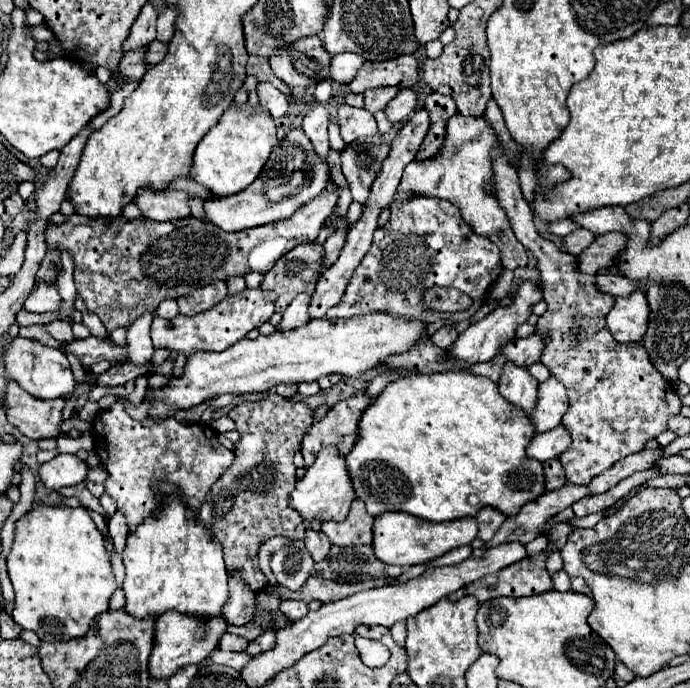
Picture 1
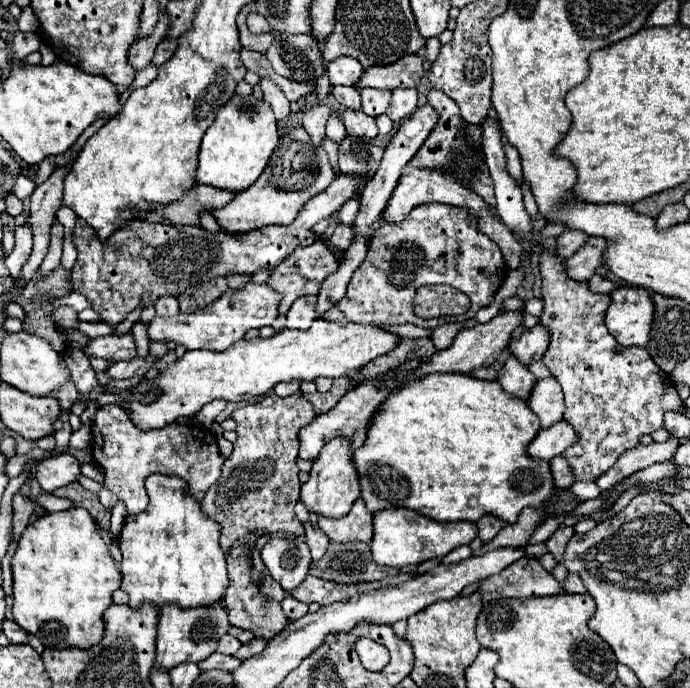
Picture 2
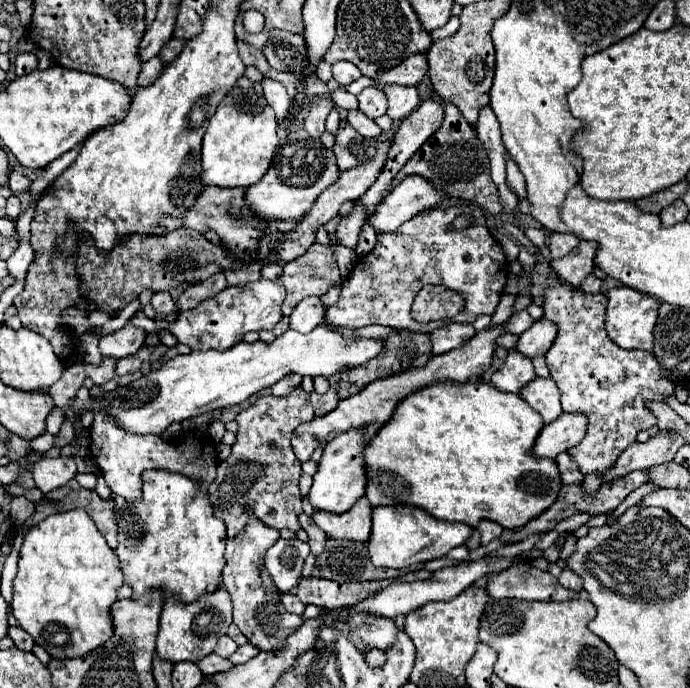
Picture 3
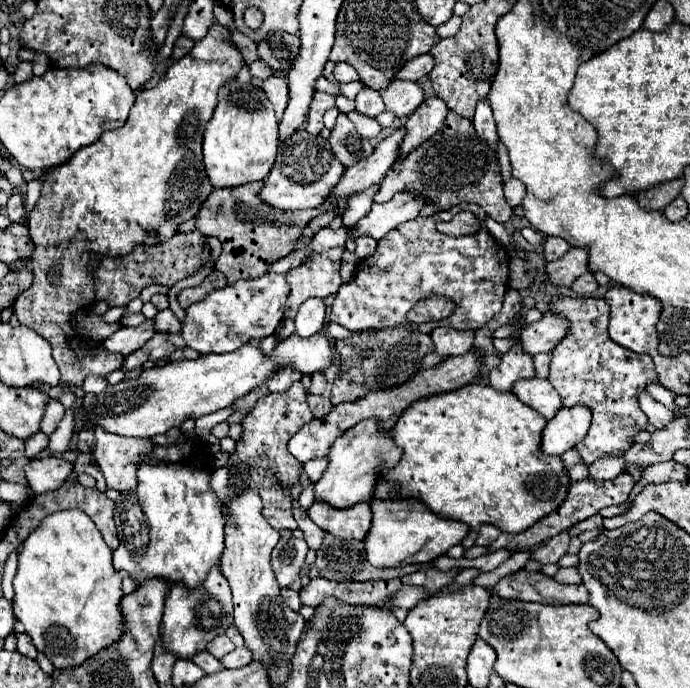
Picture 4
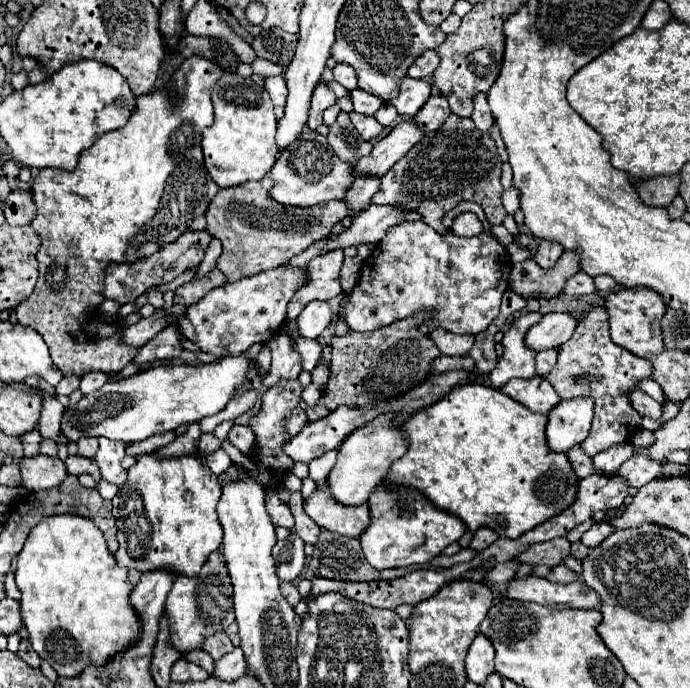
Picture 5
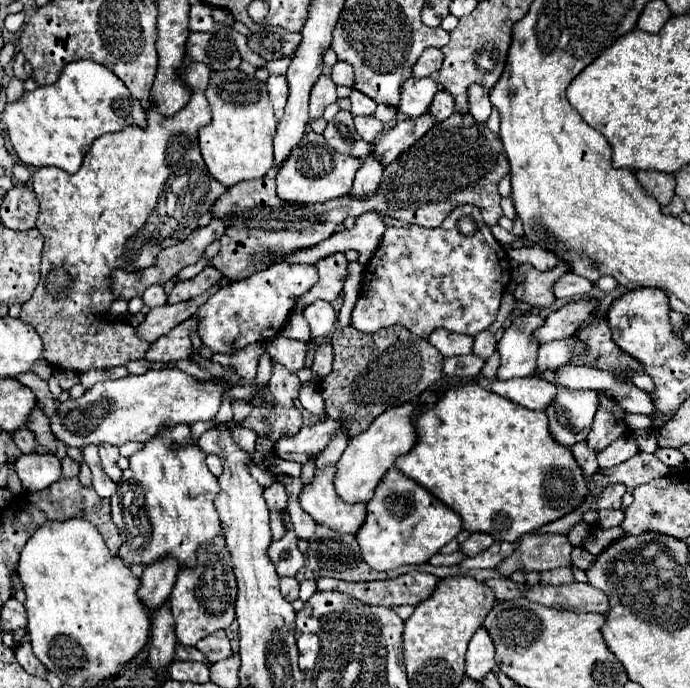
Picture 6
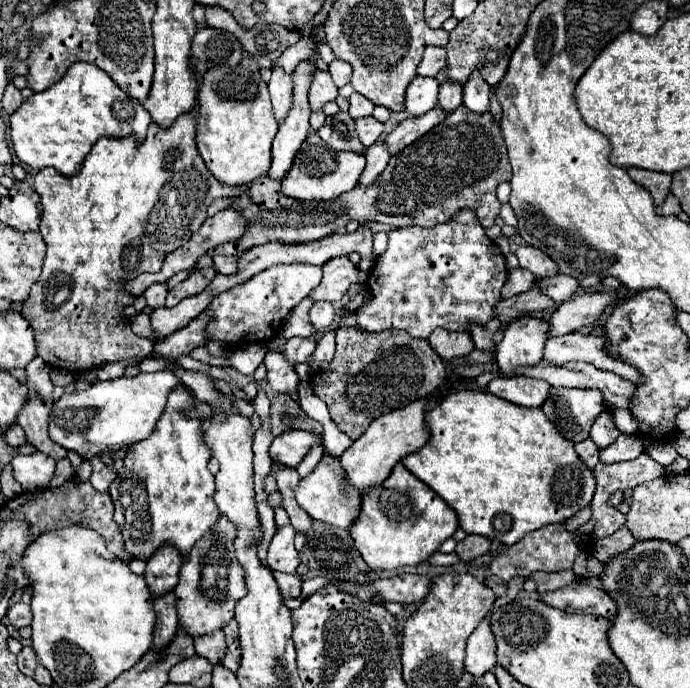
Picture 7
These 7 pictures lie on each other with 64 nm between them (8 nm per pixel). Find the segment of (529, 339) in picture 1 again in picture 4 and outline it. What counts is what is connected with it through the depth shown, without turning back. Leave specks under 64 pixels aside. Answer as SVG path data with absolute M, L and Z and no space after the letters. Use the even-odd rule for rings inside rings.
M544 314L542 320L528 324L522 334L520 334L520 342L522 348L528 350L532 356L540 354L540 352L552 352L556 348L556 344L560 344L560 340L564 340L570 332L570 322L560 316L560 314Z

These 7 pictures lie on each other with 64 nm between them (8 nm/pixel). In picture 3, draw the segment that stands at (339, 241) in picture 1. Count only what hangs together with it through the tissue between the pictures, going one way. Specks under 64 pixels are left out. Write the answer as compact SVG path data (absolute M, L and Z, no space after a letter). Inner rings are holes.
M354 200L354 208L348 216L344 216L338 224L338 230L336 230L336 236L340 240L340 244L348 246L348 248L356 248L358 244L358 234L362 230L362 226L366 224L366 208L362 206L360 200Z

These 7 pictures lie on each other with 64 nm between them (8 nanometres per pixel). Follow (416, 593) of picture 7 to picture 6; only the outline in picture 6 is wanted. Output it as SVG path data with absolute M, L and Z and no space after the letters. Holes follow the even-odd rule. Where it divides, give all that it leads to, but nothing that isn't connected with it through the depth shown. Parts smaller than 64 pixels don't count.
M412 570L404 576L392 580L376 580L376 582L344 582L334 578L320 578L318 590L338 590L348 596L354 596L370 606L418 606L426 600L438 584L438 578L426 572Z

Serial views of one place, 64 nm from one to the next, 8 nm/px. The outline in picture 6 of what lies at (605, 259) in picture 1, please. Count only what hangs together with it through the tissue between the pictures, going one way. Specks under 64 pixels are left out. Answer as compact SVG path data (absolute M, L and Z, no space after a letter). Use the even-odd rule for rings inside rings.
M526 264L518 266L516 272L524 274L524 284L516 288L514 298L534 308L550 308L552 306L552 284L566 270L568 268L564 268L564 264L558 264L554 270L548 270L548 272L536 272L534 268L528 268Z

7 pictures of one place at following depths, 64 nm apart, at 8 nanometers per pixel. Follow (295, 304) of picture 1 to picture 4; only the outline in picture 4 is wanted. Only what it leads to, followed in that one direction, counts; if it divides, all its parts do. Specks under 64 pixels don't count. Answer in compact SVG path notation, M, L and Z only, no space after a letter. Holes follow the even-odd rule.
M306 300L296 316L296 334L302 338L310 338L318 334L326 322L326 304L322 300Z

